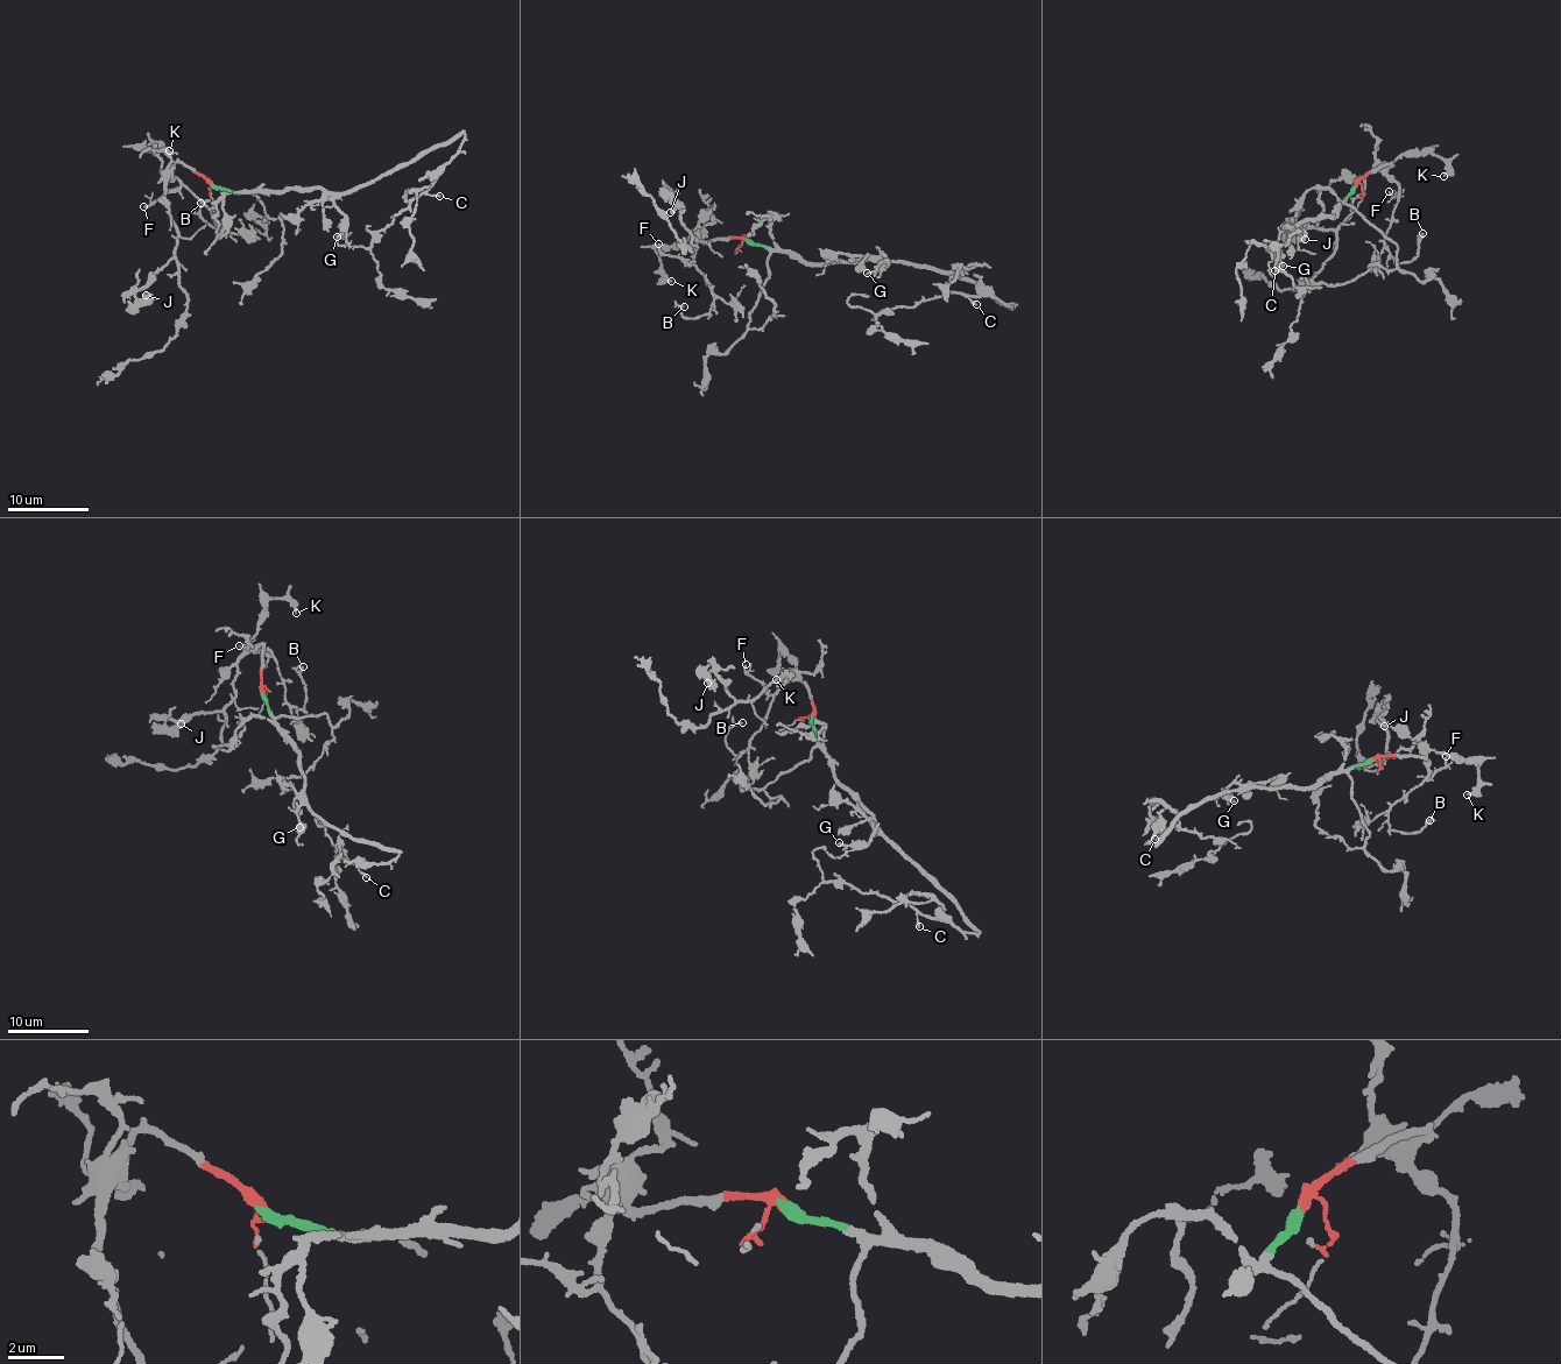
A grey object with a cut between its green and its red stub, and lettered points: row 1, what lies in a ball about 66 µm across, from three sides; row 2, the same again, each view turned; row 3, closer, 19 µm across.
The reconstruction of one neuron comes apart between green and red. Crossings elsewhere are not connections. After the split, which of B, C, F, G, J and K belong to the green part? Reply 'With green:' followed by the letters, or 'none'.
With green: C, G

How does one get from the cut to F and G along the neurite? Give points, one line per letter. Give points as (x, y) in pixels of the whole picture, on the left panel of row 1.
F: (211, 183), (176, 162), (170, 176), (179, 184), (143, 206)
G: (211, 183), (246, 193), (255, 190), (323, 189), (345, 217), (345, 228), (336, 237)

